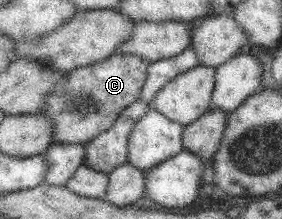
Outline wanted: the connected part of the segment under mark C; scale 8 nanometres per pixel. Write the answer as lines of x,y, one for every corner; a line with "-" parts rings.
114,52
106,60
68,71
36,112
52,120
53,142
87,143
108,130
121,110
139,98
148,65
138,55

